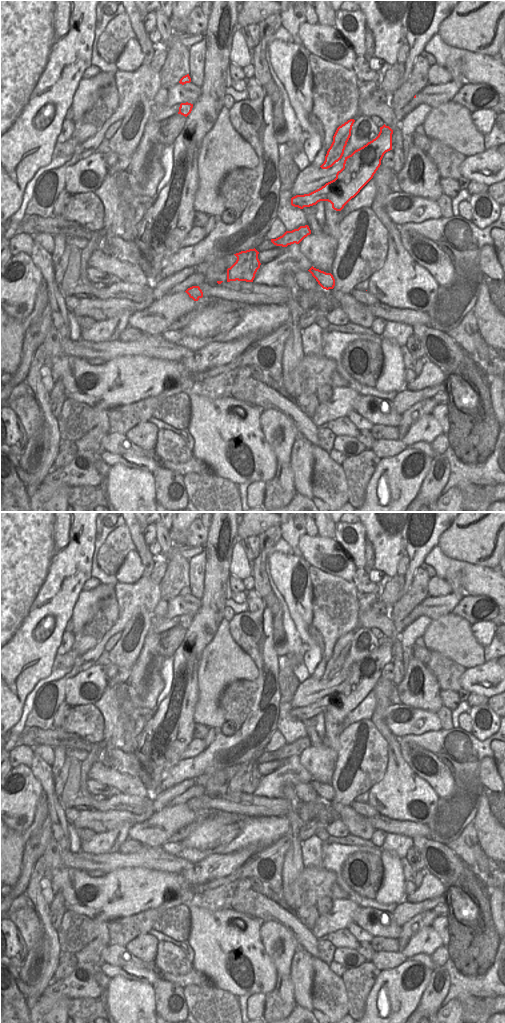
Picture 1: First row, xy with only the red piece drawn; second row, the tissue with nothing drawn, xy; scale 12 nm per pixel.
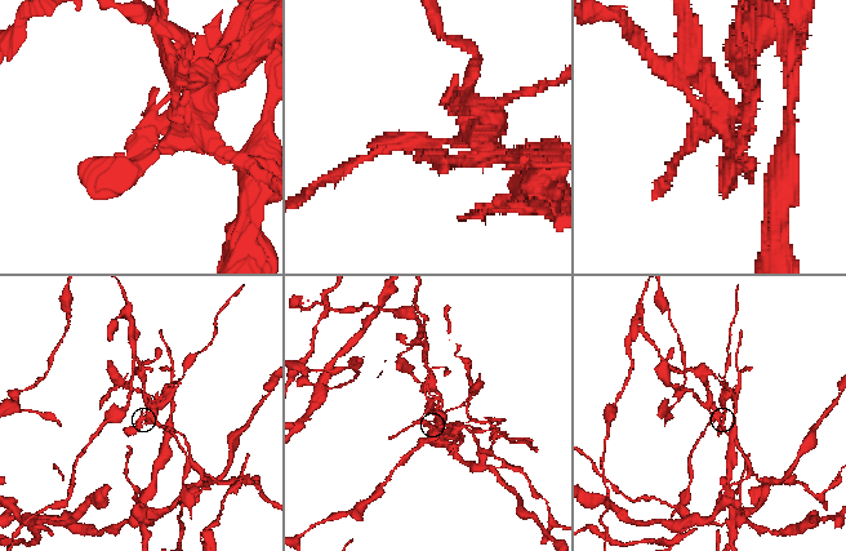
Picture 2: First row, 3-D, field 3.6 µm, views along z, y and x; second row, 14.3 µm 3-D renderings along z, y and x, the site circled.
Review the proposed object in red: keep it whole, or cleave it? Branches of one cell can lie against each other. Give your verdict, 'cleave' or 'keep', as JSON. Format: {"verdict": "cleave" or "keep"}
{"verdict": "cleave"}

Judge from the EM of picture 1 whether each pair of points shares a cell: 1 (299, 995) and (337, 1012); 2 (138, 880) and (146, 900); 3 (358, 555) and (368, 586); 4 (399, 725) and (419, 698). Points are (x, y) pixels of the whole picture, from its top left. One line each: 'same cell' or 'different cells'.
1: different cells
2: same cell
3: different cells
4: different cells

